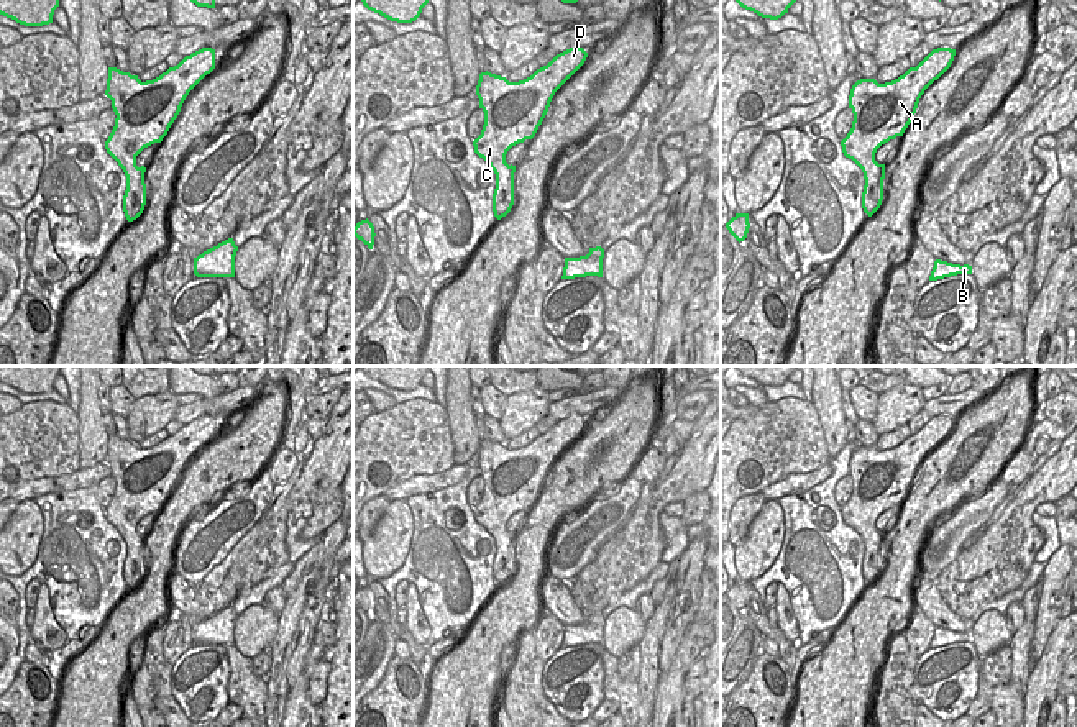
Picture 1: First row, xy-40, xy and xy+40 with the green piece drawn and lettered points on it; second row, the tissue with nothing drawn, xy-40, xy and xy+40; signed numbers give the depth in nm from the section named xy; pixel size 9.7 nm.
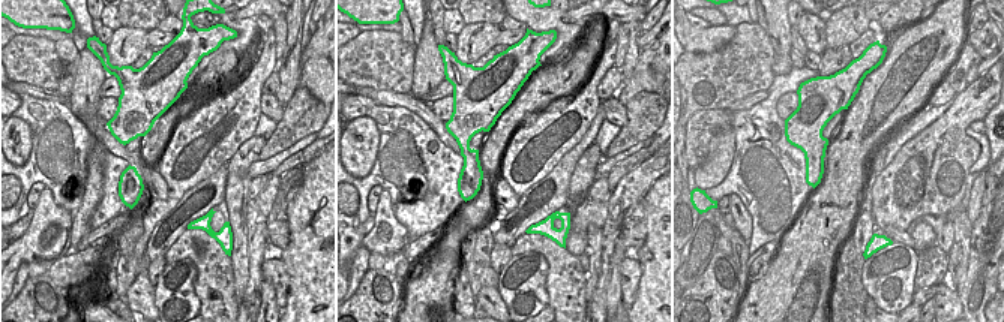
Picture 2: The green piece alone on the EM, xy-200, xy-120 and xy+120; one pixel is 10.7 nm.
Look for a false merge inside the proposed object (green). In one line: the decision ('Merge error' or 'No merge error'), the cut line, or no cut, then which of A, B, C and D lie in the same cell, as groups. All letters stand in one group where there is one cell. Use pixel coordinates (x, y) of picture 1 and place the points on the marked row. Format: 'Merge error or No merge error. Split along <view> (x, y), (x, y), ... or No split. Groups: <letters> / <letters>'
Merge error. Split along xy-40 (127, 176), (133, 187), (133, 205), (142, 212). Groups: A C D / B.

